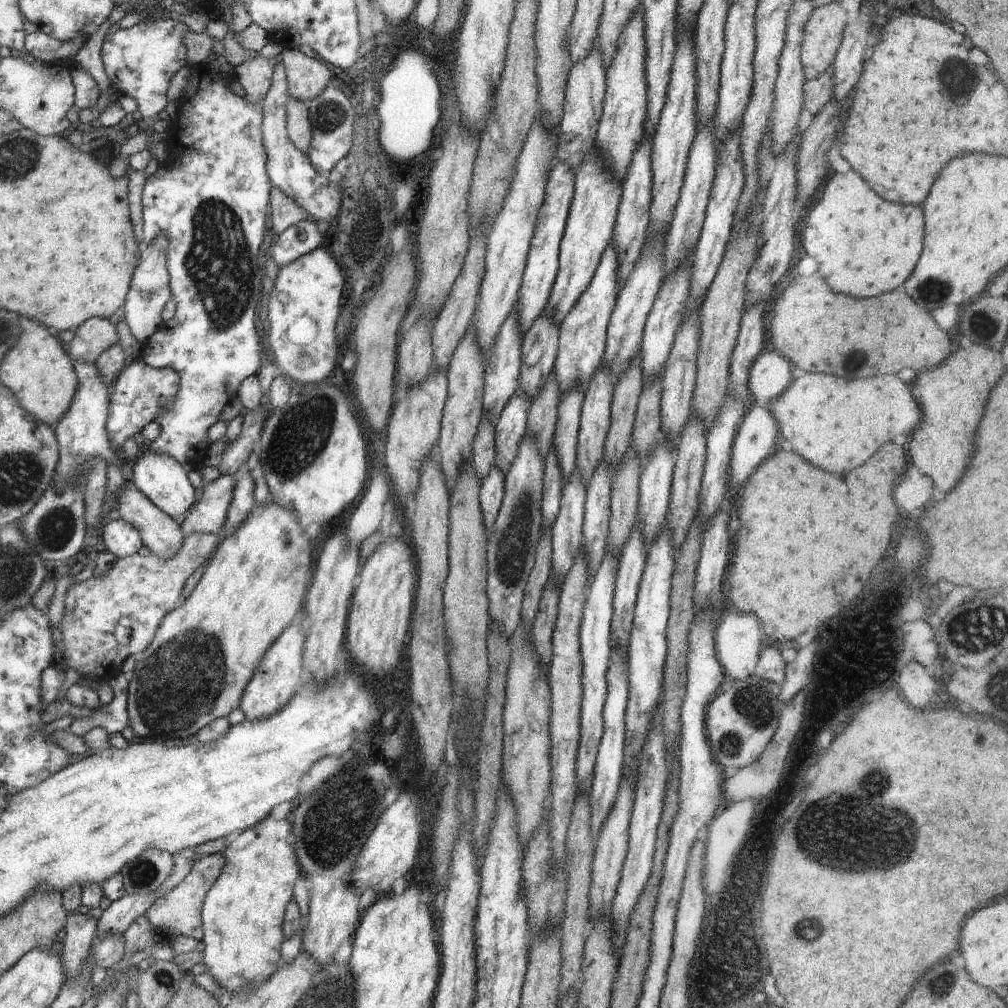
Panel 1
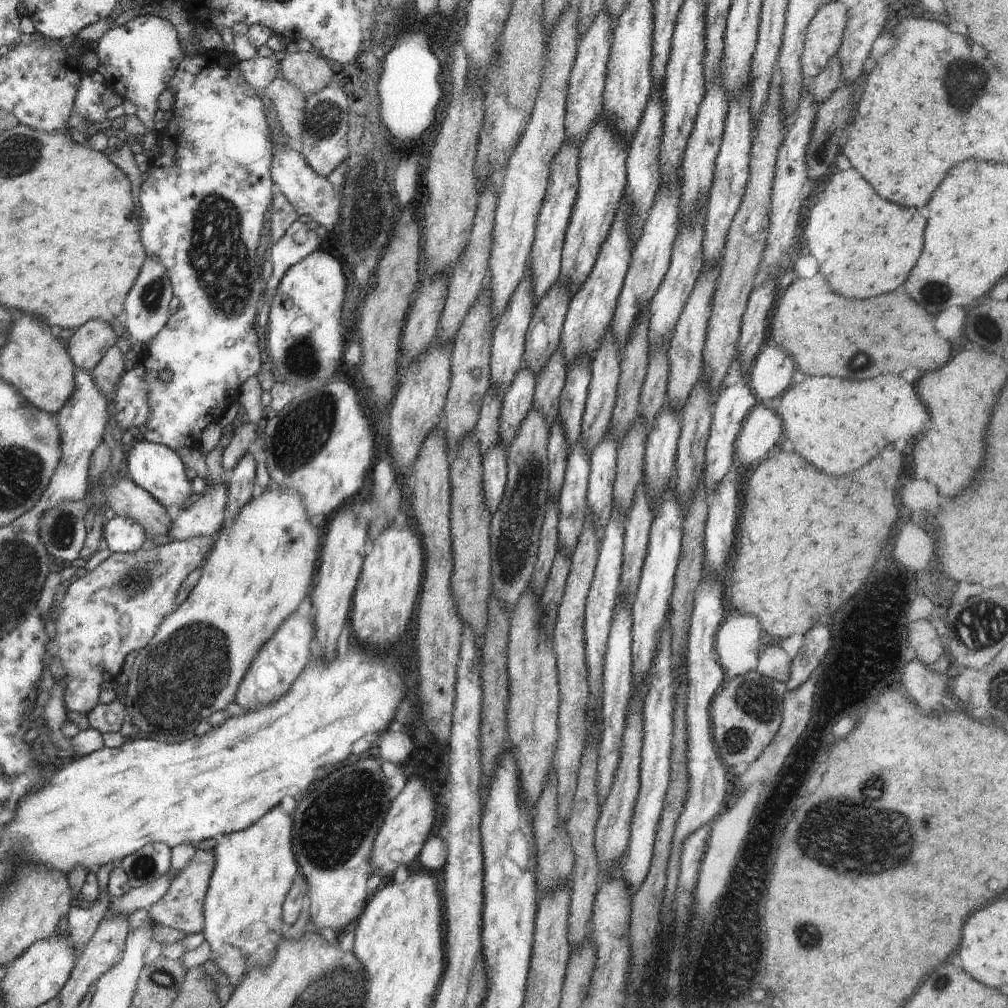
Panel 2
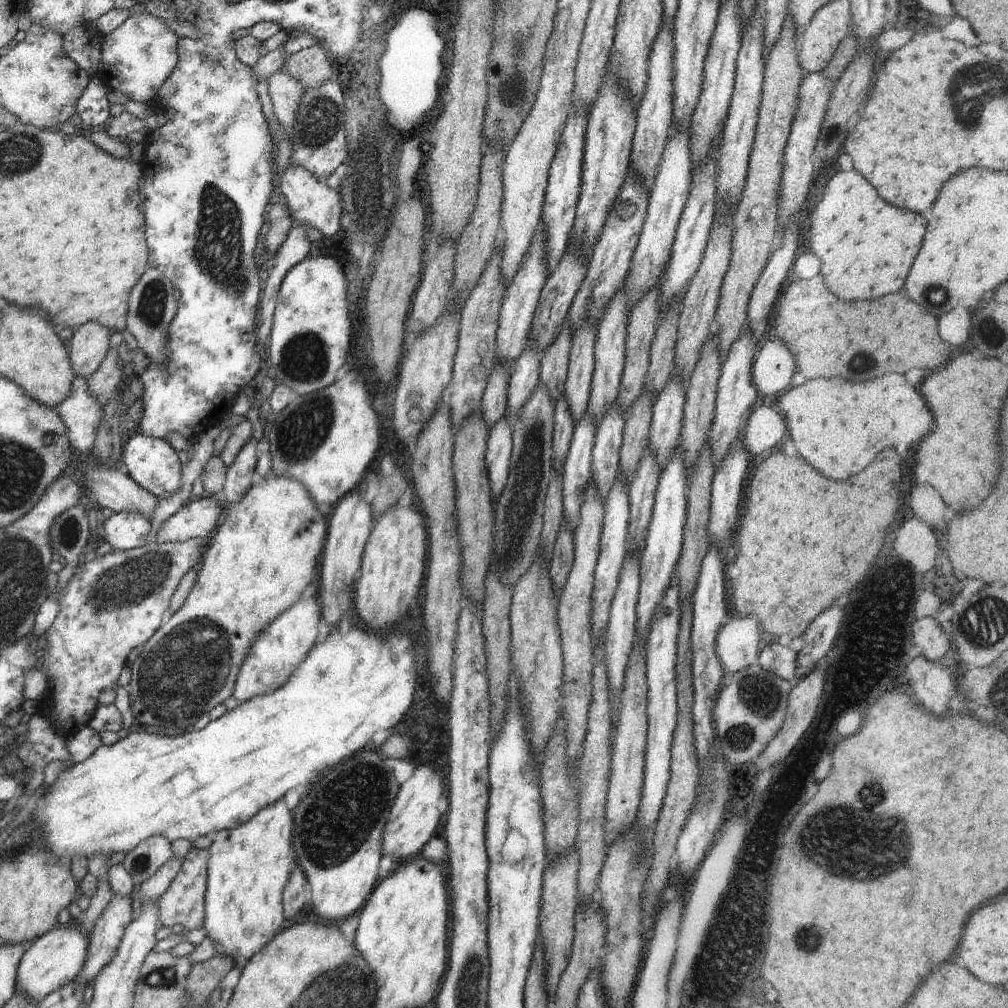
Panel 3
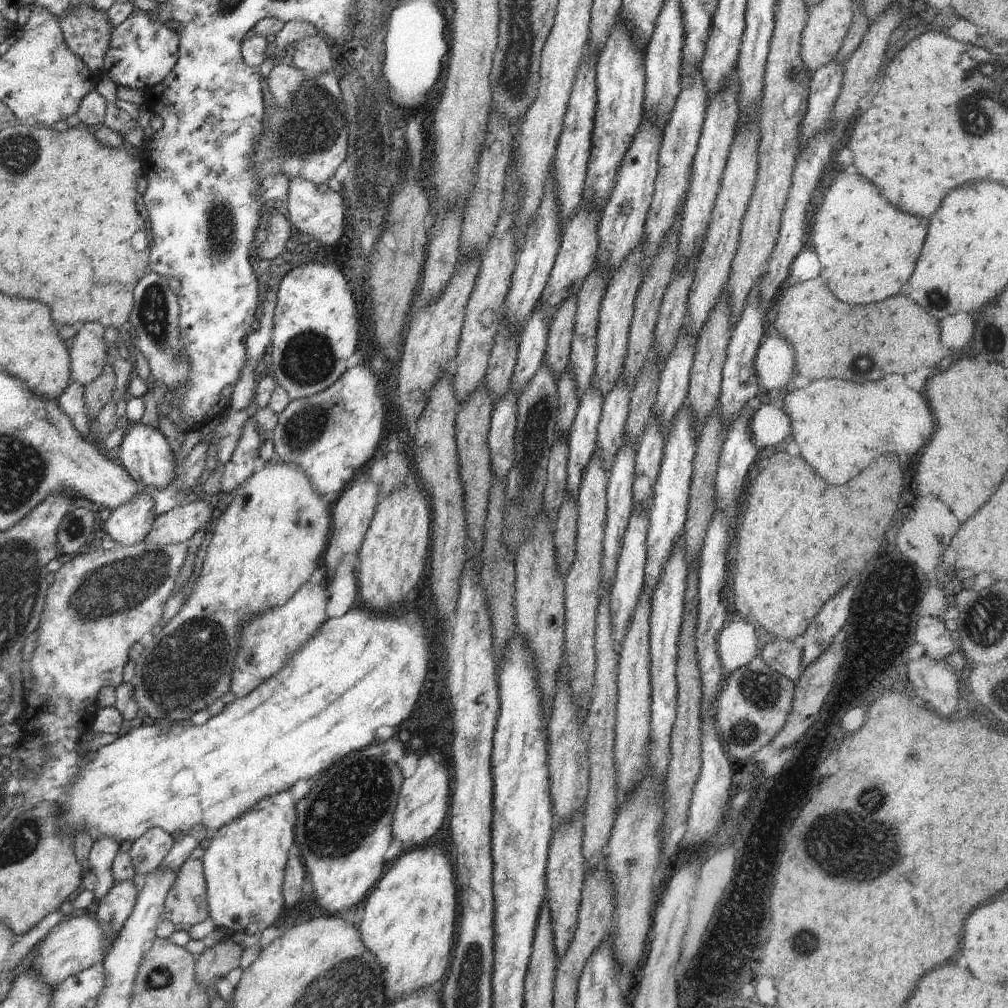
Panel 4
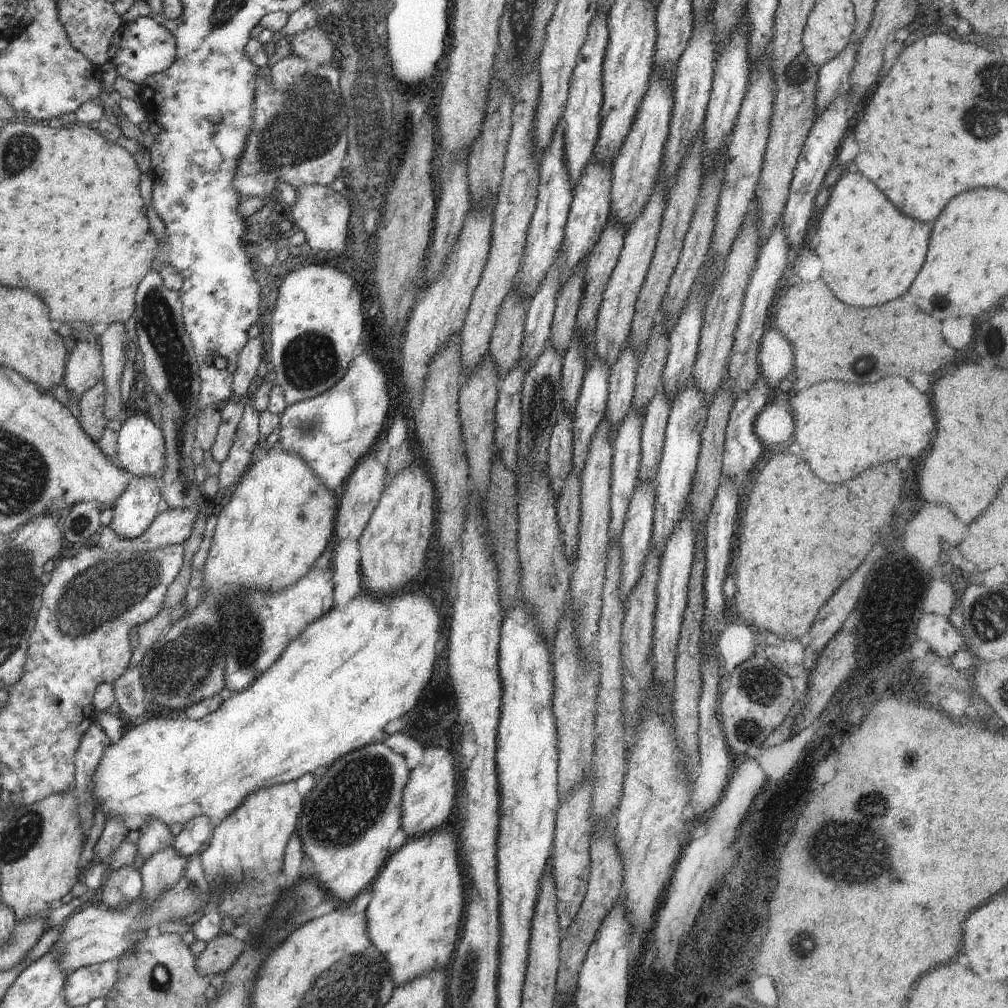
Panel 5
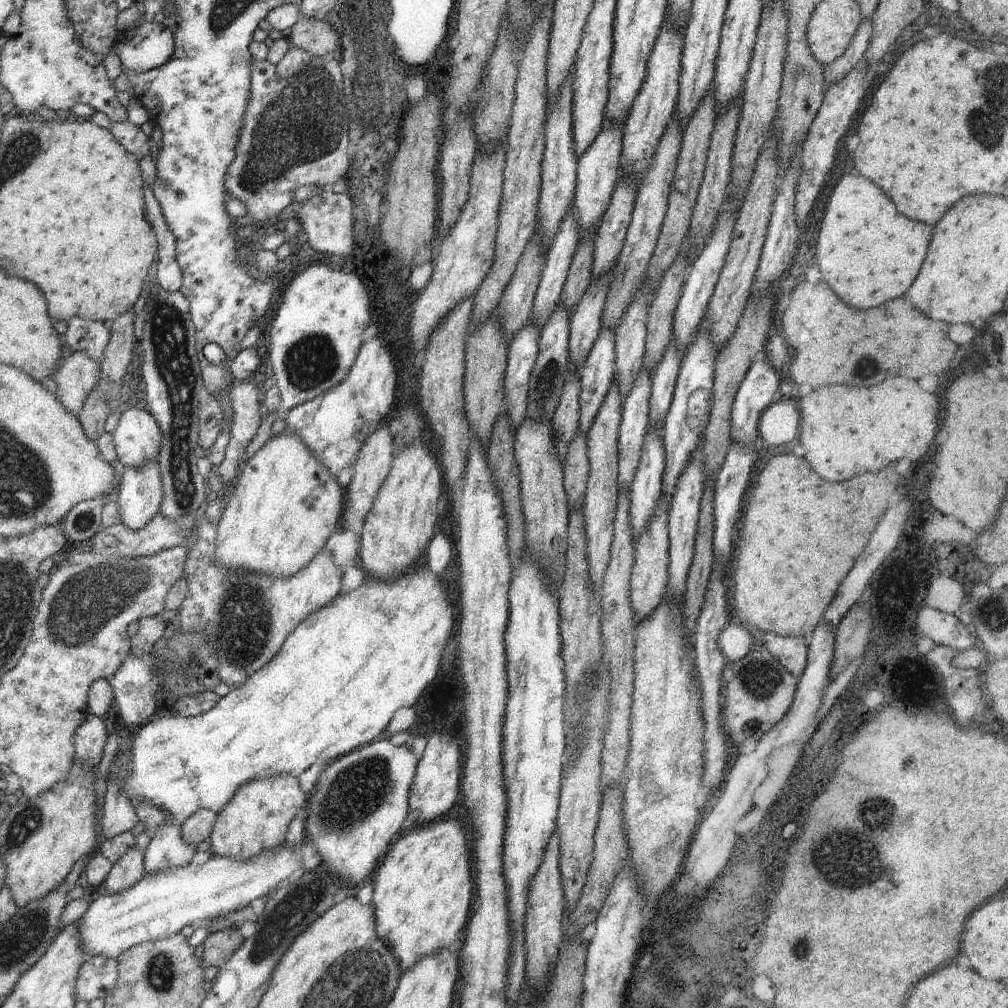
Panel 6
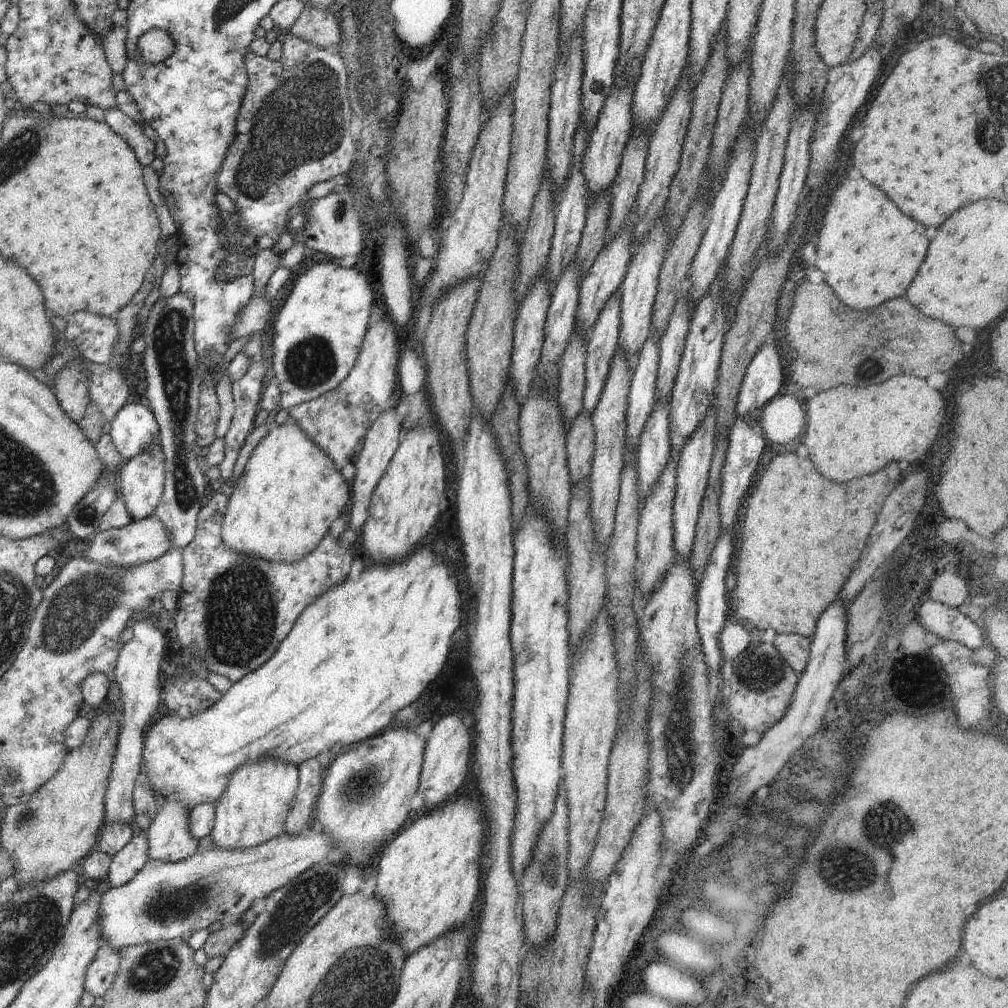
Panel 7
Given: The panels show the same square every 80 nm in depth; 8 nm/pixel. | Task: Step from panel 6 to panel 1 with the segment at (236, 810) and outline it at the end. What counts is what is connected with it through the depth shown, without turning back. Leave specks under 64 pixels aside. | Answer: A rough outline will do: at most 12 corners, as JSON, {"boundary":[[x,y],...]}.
{"boundary":[[290,817],[234,835],[202,964],[230,994],[281,967],[302,876]]}

